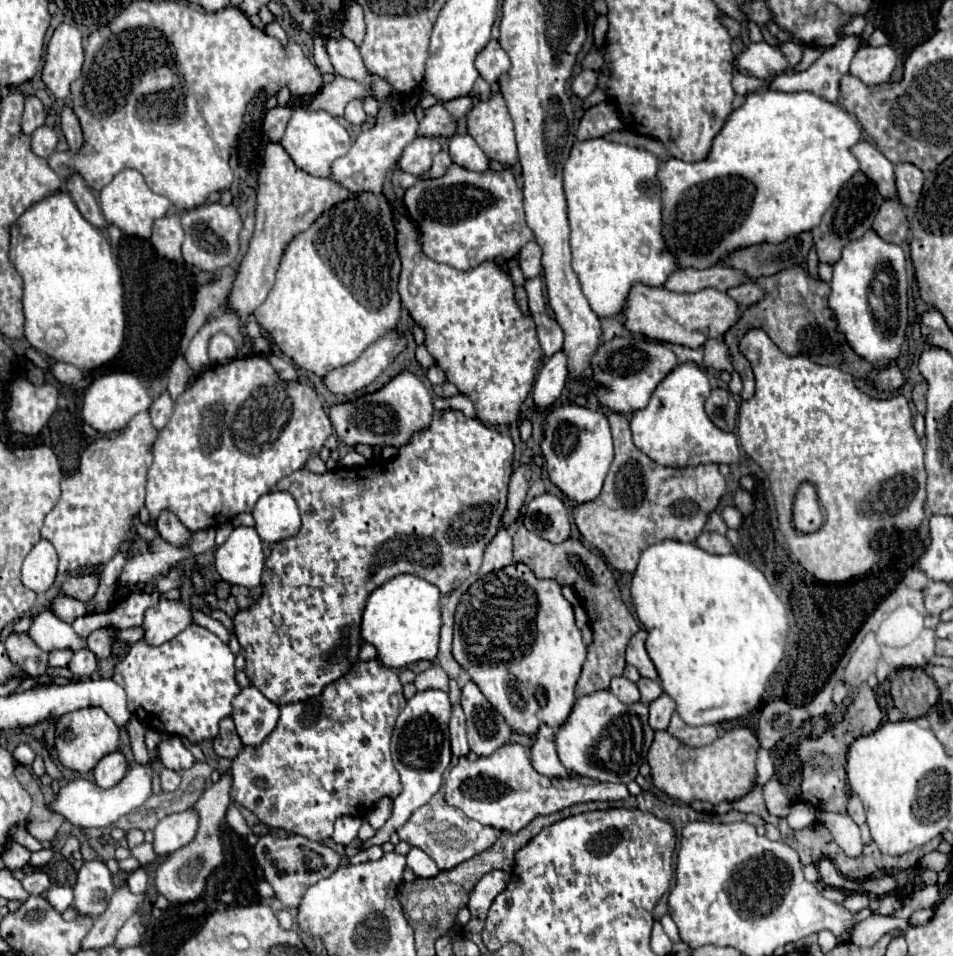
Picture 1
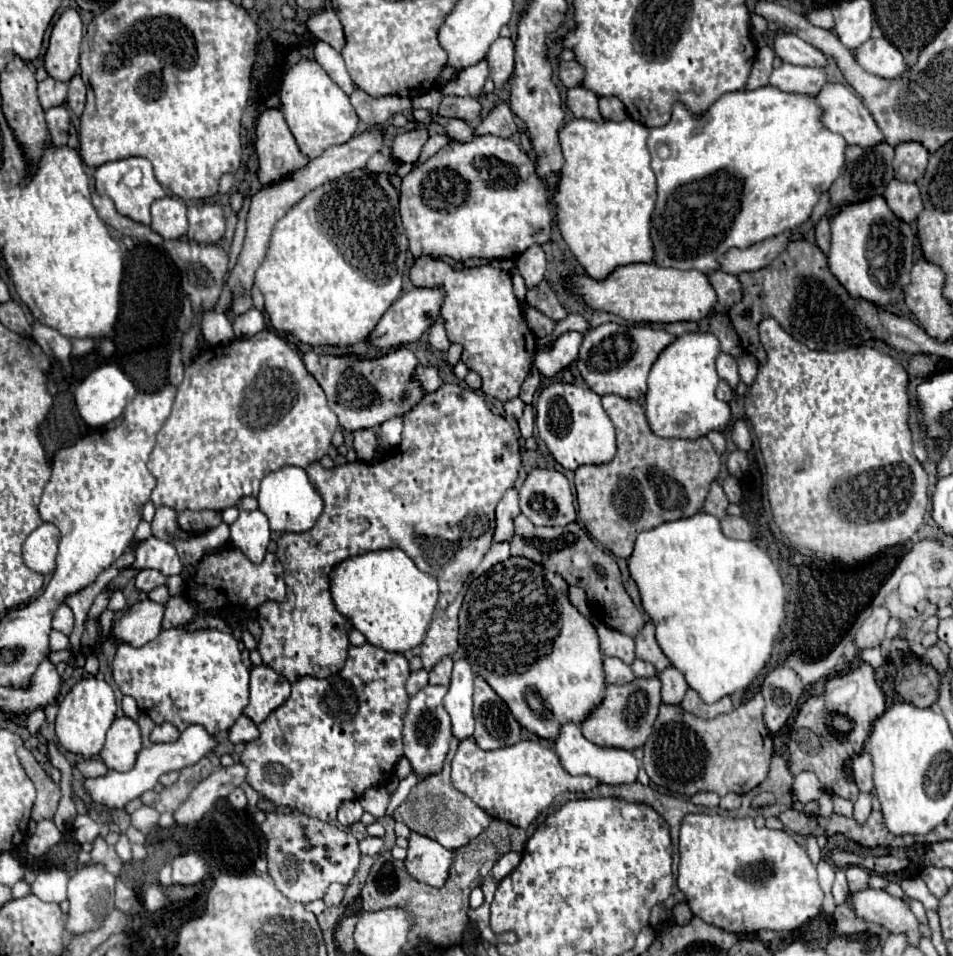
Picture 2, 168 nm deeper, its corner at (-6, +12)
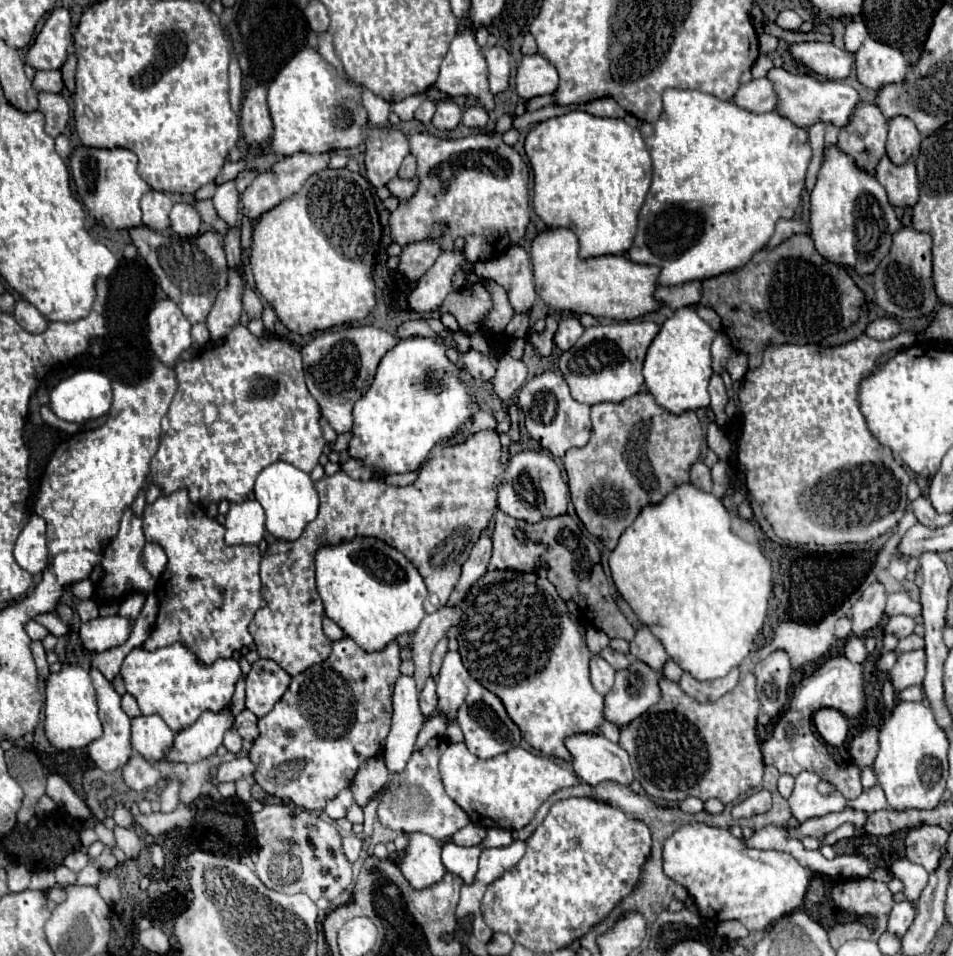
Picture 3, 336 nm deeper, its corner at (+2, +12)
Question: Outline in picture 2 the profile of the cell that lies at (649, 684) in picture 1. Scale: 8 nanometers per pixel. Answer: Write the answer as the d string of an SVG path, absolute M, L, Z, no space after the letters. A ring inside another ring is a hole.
M636 658L636 660L632 662L632 672L634 672L634 676L638 676L638 678L646 678L646 676L654 676L654 674L656 674L656 668L654 668L652 664Z

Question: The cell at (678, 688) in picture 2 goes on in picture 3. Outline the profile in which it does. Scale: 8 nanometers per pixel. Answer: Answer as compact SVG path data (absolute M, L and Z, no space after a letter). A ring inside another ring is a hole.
M668 660L668 662L664 664L664 668L662 668L662 672L660 672L660 674L662 674L662 676L666 676L666 680L674 680L674 682L680 682L682 670L680 670L680 666L678 666L676 662Z

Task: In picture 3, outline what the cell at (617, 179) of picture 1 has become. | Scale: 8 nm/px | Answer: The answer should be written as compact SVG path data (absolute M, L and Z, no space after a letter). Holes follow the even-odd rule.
M568 112L540 122L526 138L526 156L534 170L534 210L548 228L568 228L578 236L580 256L626 254L632 248L638 212L652 180L652 160L638 132L620 118L598 118L586 112Z

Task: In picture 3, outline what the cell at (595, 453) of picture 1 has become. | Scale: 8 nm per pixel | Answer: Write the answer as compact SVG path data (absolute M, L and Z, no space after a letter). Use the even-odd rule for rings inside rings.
M546 370L544 374L528 380L520 390L518 406L522 408L528 434L556 458L562 458L570 448L582 448L590 442L590 406L572 398L570 388L560 374Z

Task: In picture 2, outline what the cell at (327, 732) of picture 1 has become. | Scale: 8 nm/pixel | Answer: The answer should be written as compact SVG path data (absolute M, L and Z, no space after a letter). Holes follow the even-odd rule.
M362 644L362 646L350 646L348 648L348 658L346 658L346 664L340 672L328 676L328 678L312 678L312 676L304 676L300 680L296 680L292 684L292 694L290 698L278 706L260 726L260 736L252 742L246 744L246 750L242 752L242 764L246 764L248 768L248 776L246 776L246 782L258 792L262 794L264 798L276 802L276 804L282 804L282 806L290 806L290 808L296 808L300 810L302 814L310 816L310 818L318 818L322 822L334 822L336 820L336 810L340 806L340 802L344 800L356 800L364 794L366 788L370 786L384 786L390 778L390 774L394 772L394 766L396 762L402 758L402 718L406 714L406 708L408 708L408 694L406 694L406 678L410 676L410 668L408 668L408 660L404 658L404 654L394 654L394 652L386 652L382 648L376 648L372 644Z

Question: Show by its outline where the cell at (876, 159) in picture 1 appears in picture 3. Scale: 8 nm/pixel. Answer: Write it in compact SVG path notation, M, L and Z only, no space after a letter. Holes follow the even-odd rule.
M774 68L768 74L768 78L776 82L776 92L780 96L776 110L782 116L790 118L796 126L810 128L812 124L816 124L820 120L824 124L834 124L838 128L844 128L850 122L850 116L854 116L854 112L860 104L858 92L842 80L828 80L828 78L822 78L822 76L816 76L816 74L800 76L800 74L790 74L782 68Z

